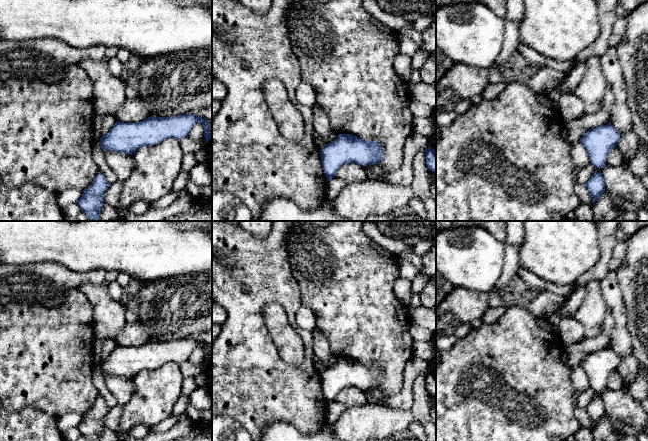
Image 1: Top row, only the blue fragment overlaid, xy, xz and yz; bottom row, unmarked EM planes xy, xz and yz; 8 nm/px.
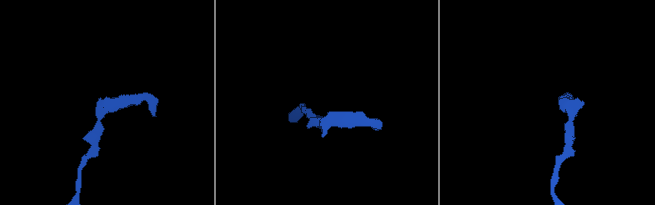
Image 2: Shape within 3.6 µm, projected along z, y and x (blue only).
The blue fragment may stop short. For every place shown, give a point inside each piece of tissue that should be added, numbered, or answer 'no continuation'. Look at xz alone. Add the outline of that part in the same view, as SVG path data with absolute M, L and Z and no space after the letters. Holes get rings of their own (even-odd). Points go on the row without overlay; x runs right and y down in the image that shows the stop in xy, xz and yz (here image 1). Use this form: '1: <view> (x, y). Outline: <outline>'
no continuation

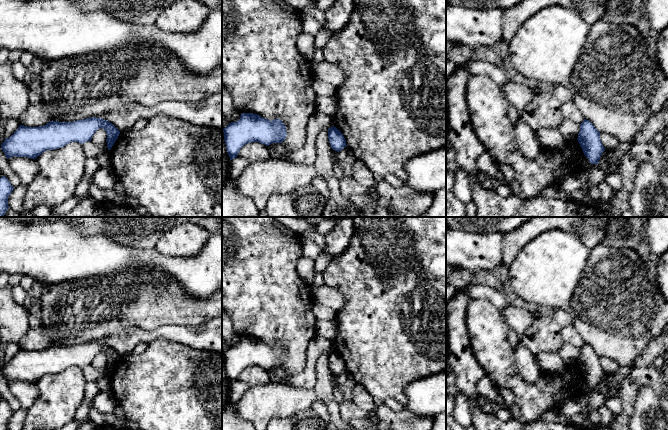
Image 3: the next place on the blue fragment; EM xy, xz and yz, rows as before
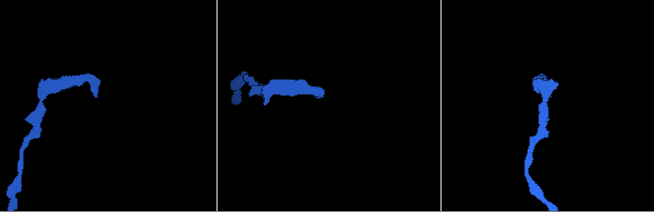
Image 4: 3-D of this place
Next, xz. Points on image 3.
1: xz (345, 380). Outline: M346 372L338 376L338 383L340 385L340 393L344 396L346 401L352 401L352 391L356 385L356 382L352 376Z

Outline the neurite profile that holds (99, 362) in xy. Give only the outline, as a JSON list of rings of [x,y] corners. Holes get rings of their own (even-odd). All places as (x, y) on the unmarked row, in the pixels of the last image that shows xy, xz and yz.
[[[102,352],[98,353],[91,363],[91,365],[98,370],[104,370],[106,364],[107,364],[107,358],[106,355]]]

